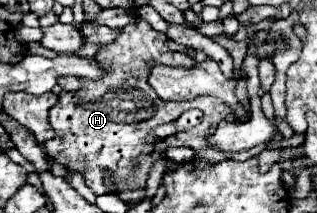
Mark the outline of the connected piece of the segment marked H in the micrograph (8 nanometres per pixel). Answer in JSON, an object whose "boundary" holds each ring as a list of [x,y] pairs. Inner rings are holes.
{"boundary":[[[135,20],[129,26],[123,28],[123,34],[119,36],[119,42],[115,46],[107,46],[107,50],[101,50],[99,54],[107,54],[111,62],[111,74],[101,80],[81,80],[81,90],[77,92],[61,92],[59,102],[49,110],[49,120],[53,124],[55,136],[47,142],[43,142],[43,148],[49,156],[55,158],[57,164],[81,172],[85,176],[87,186],[95,194],[105,194],[103,188],[103,170],[109,168],[115,172],[117,178],[123,180],[123,184],[129,184],[129,176],[135,174],[137,178],[137,190],[143,192],[149,168],[151,164],[163,154],[163,140],[159,140],[153,130],[159,124],[167,124],[175,118],[179,118],[181,112],[189,108],[199,108],[203,112],[201,124],[187,132],[177,132],[175,136],[165,138],[167,146],[185,146],[187,134],[191,138],[191,148],[199,150],[203,148],[203,134],[211,134],[215,126],[231,114],[231,108],[225,102],[219,102],[219,98],[211,96],[197,96],[187,102],[163,102],[159,96],[149,92],[145,88],[147,76],[153,66],[193,66],[195,60],[183,52],[173,52],[167,46],[167,36],[153,30],[151,24],[145,20]],[[133,90],[137,90],[137,100],[133,98]]]}

